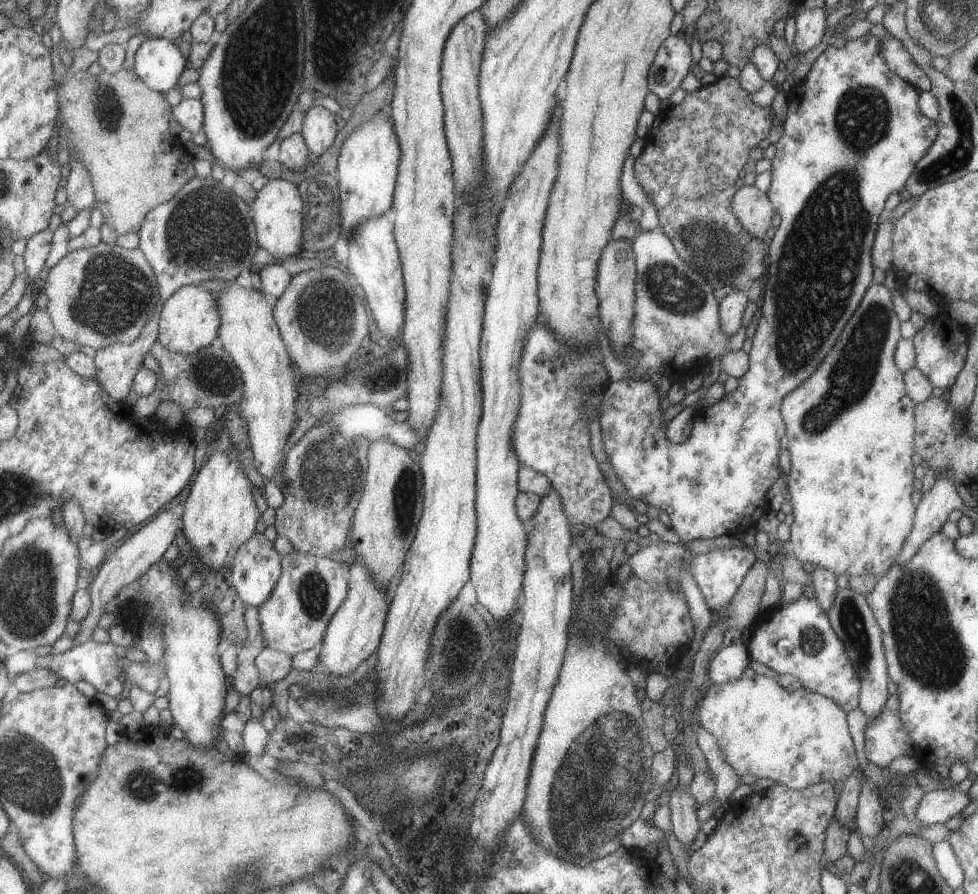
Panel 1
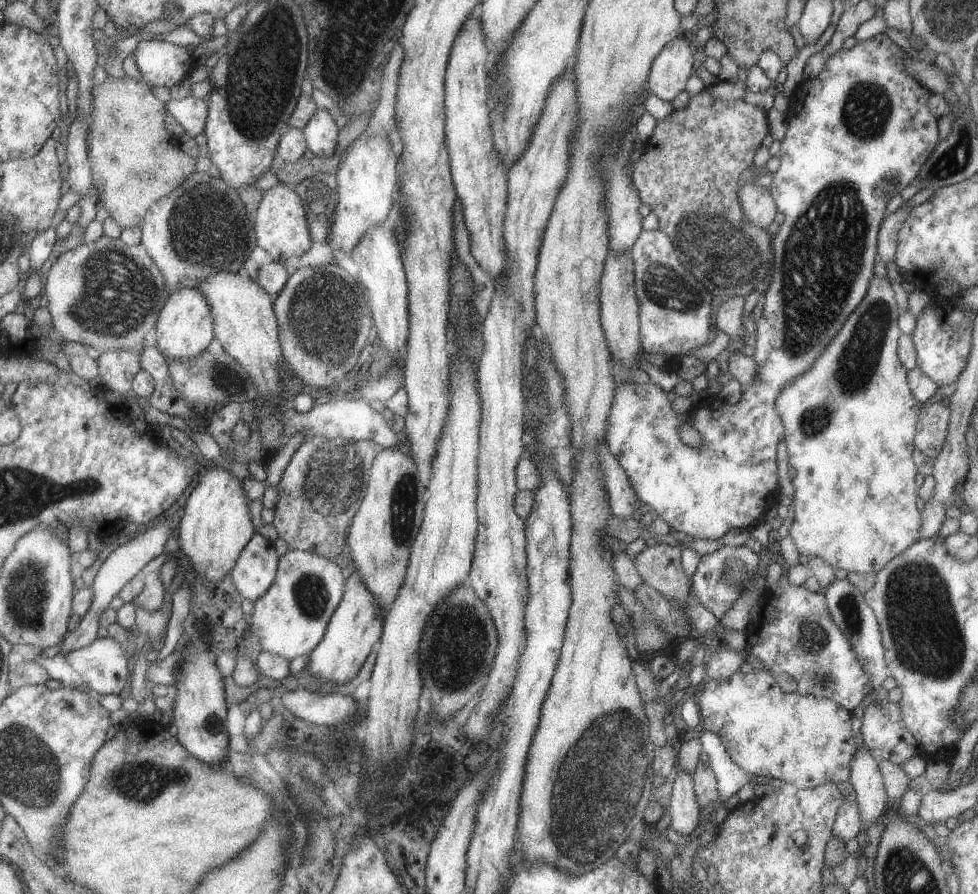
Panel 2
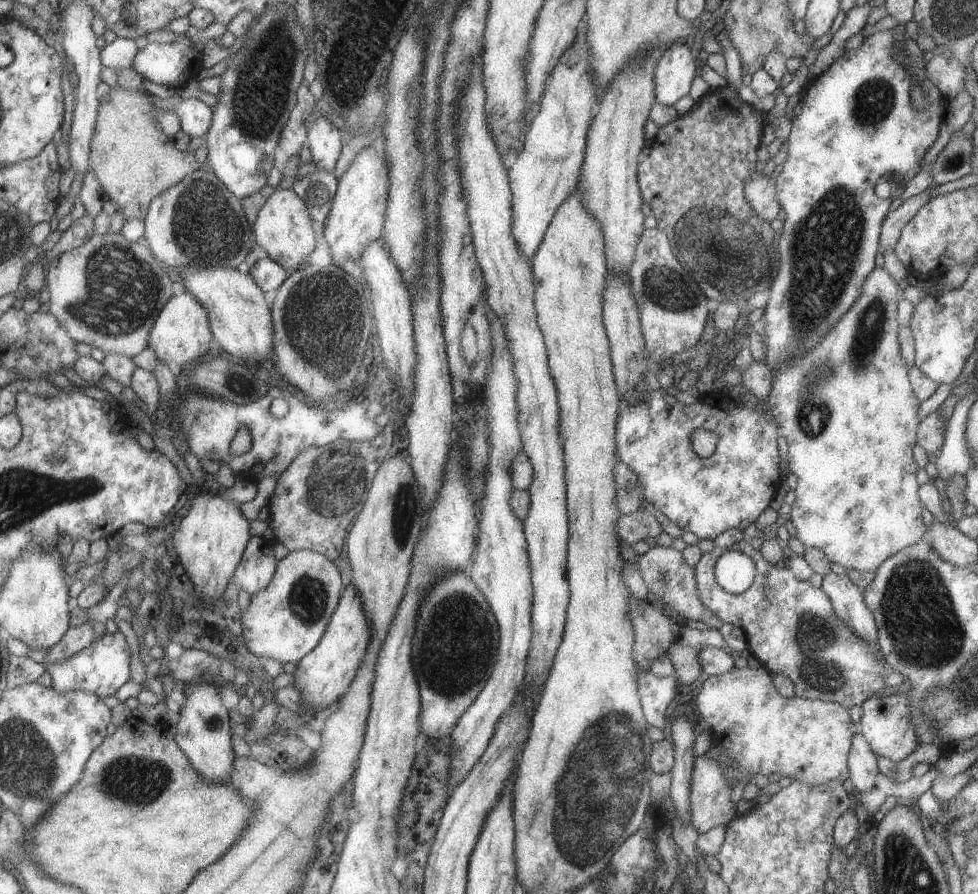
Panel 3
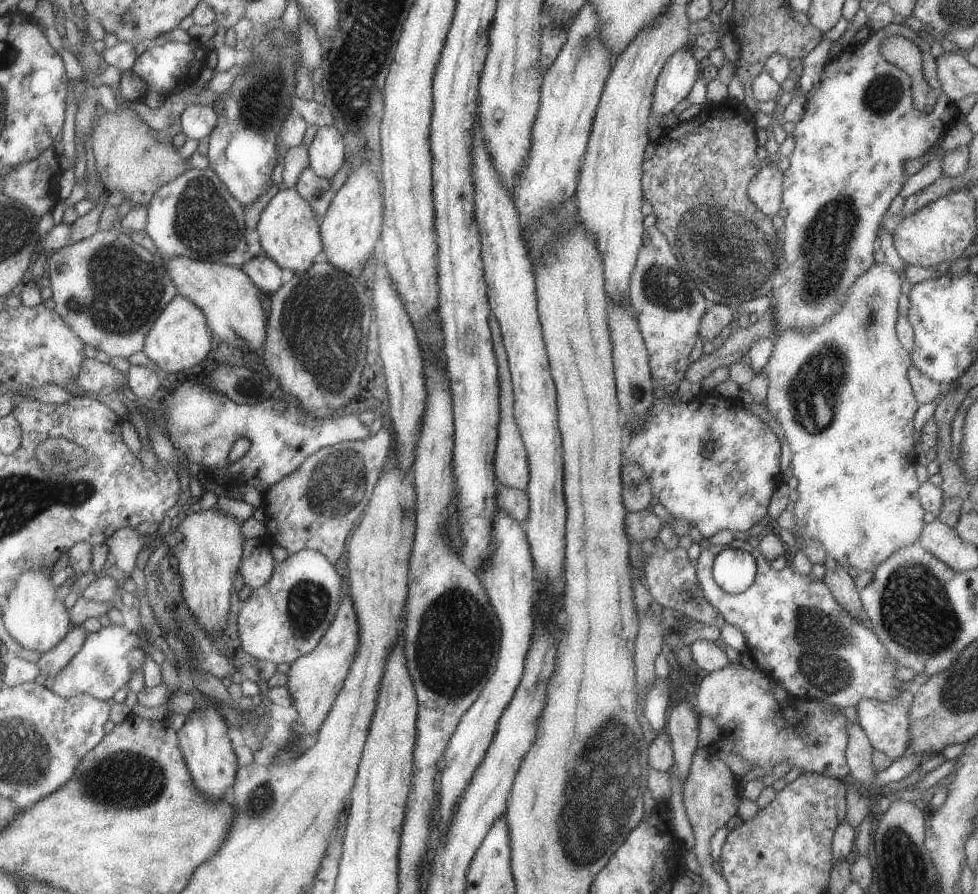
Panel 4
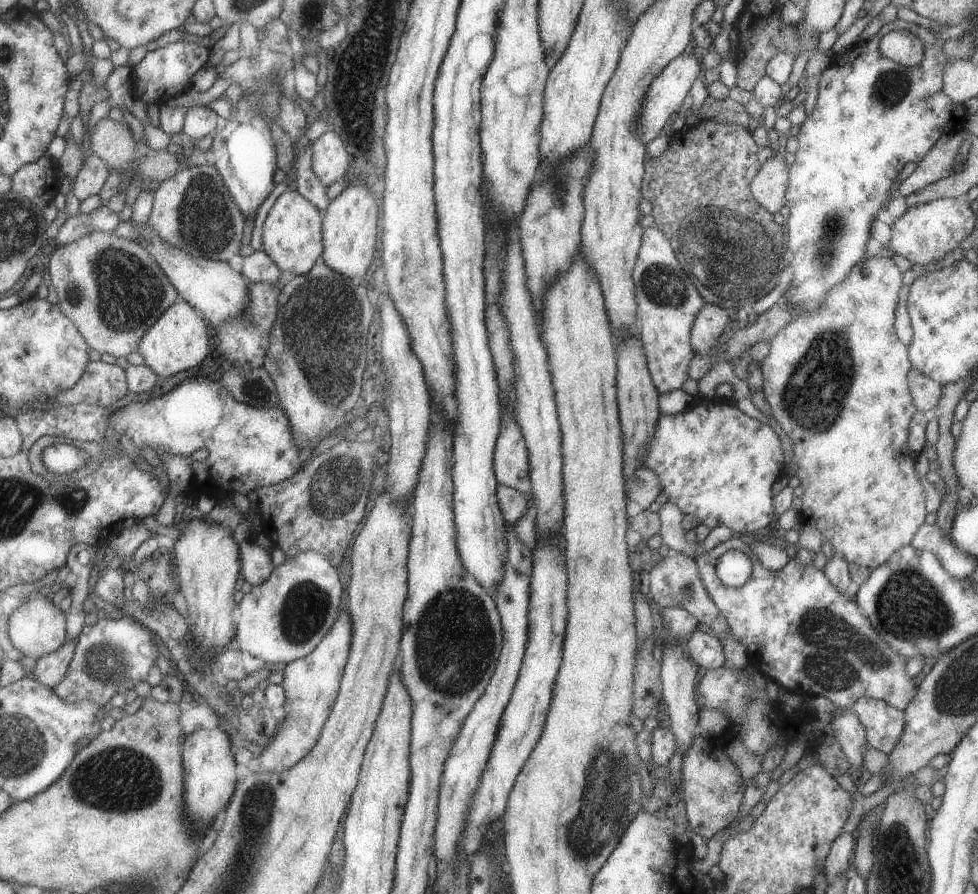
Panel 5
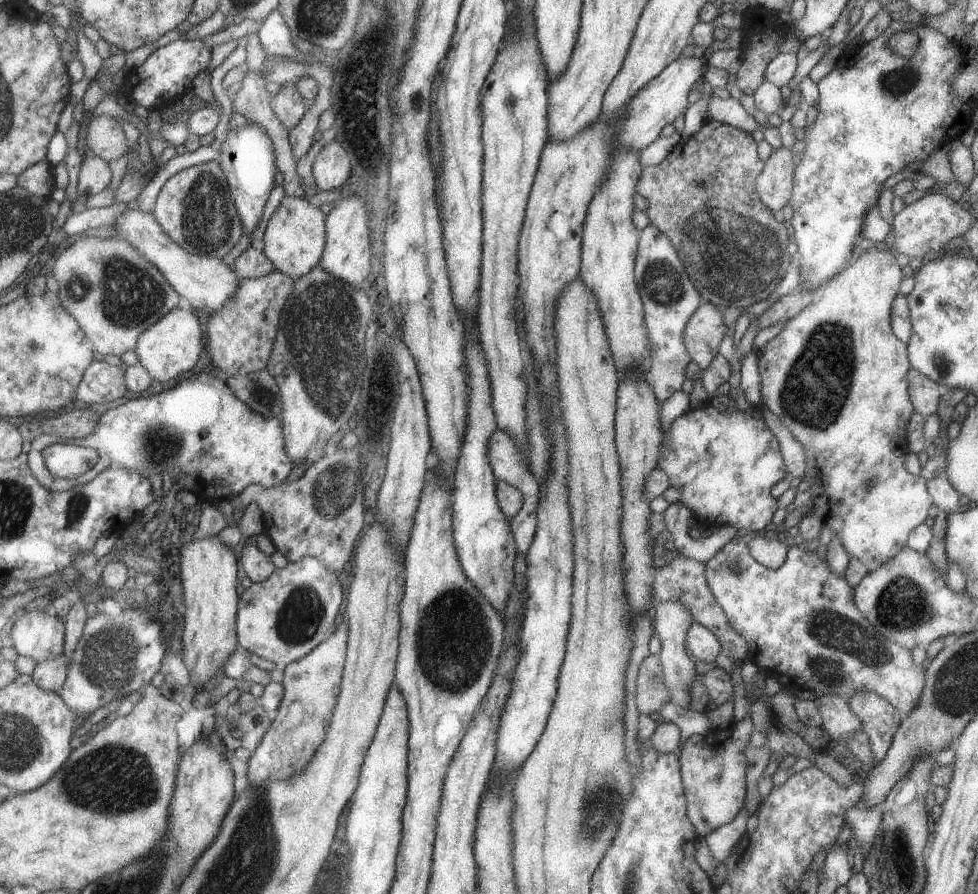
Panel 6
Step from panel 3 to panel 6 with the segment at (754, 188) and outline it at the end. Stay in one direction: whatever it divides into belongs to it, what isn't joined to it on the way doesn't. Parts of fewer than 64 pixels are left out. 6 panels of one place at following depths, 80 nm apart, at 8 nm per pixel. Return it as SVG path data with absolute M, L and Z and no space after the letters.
M782 145L773 149L755 180L755 194L771 211L785 207L791 196L793 178L792 153Z

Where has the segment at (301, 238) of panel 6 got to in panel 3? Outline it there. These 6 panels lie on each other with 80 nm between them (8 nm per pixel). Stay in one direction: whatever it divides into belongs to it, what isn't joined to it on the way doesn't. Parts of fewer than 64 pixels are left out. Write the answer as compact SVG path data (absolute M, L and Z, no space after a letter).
M277 188L264 202L257 213L257 219L252 227L254 242L265 250L267 257L277 262L283 269L292 268L294 271L305 268L307 265L305 257L315 248L315 234L311 226L311 218L307 213L307 208L303 199L299 198L291 188L282 190Z

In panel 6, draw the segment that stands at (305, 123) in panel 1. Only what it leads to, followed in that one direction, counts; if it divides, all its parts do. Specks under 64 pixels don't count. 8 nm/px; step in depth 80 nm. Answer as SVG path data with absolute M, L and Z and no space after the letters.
M340 139L325 143L312 165L313 180L319 191L341 189L351 172L347 154Z

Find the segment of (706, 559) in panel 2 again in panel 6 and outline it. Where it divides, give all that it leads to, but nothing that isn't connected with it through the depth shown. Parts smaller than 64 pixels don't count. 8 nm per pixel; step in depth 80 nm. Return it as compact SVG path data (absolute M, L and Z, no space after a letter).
M736 536L731 538L713 558L709 558L709 560L703 562L703 576L705 576L705 582L707 582L707 586L709 586L709 590L711 590L711 594L713 594L713 598L715 598L715 602L717 602L717 605L723 610L725 616L727 616L730 626L745 640L749 660L754 663L763 676L775 678L782 689L794 692L798 690L809 690L815 693L823 692L823 694L835 694L835 696L839 694L839 696L845 700L849 700L849 696L855 694L855 692L867 690L867 692L873 692L873 694L881 696L887 704L904 715L911 712L913 706L917 704L917 700L919 700L919 696L921 696L921 690L923 690L924 671L923 668L921 668L922 666L913 664L912 655L910 652L907 652L905 648L901 648L899 644L895 644L895 642L886 640L878 635L873 625L871 625L855 607L852 587L849 586L841 576L833 574L833 572L829 570L829 566L827 566L825 560L821 560L815 551L807 552L804 545L790 546L786 554L785 562L776 570L769 570L765 568L765 566L758 564L751 557L743 539Z

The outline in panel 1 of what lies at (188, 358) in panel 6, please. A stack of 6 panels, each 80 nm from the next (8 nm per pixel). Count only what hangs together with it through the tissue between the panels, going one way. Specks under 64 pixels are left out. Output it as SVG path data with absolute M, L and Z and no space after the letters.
M199 285L181 286L163 302L158 326L157 340L173 352L189 355L206 348L219 332L219 312L213 293Z

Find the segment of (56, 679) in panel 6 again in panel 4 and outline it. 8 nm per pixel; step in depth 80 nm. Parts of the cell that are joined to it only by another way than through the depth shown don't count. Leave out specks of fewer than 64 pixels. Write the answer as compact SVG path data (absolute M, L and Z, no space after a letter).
M73 626L51 650L41 653L36 666L39 673L47 679L46 688L51 689L51 680L55 678L55 674L59 670L63 670L63 666L81 650L83 642L87 638L87 632L81 626Z

